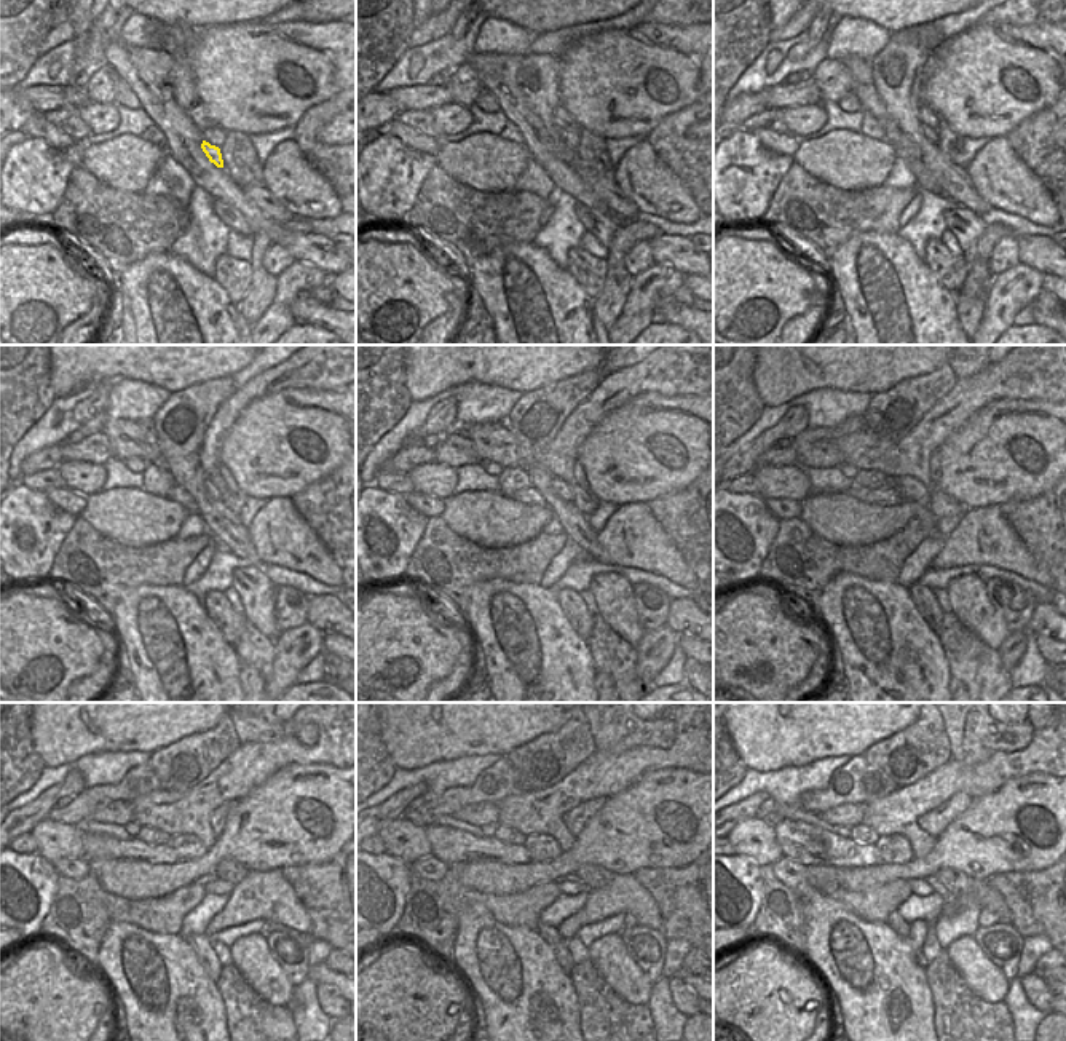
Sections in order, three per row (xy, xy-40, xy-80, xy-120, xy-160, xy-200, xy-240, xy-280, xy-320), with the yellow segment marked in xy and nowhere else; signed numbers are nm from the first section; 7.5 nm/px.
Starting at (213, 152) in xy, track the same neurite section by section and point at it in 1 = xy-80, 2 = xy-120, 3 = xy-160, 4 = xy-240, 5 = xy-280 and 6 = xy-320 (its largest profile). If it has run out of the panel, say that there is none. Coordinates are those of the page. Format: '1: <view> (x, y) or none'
1: xy-80 (907, 149)
2: xy-120 (176, 494)
3: xy-160 (525, 495)
4: xy-240 (96, 847)
5: xy-280 (454, 847)
6: xy-320 (809, 845)

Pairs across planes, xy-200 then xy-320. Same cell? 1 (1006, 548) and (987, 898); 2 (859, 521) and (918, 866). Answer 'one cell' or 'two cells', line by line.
1: one cell
2: one cell

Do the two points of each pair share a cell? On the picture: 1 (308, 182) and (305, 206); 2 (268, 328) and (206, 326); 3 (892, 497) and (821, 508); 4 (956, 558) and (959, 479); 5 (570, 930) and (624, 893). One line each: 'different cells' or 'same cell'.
1: same cell
2: different cells
3: different cells
4: different cells
5: same cell

